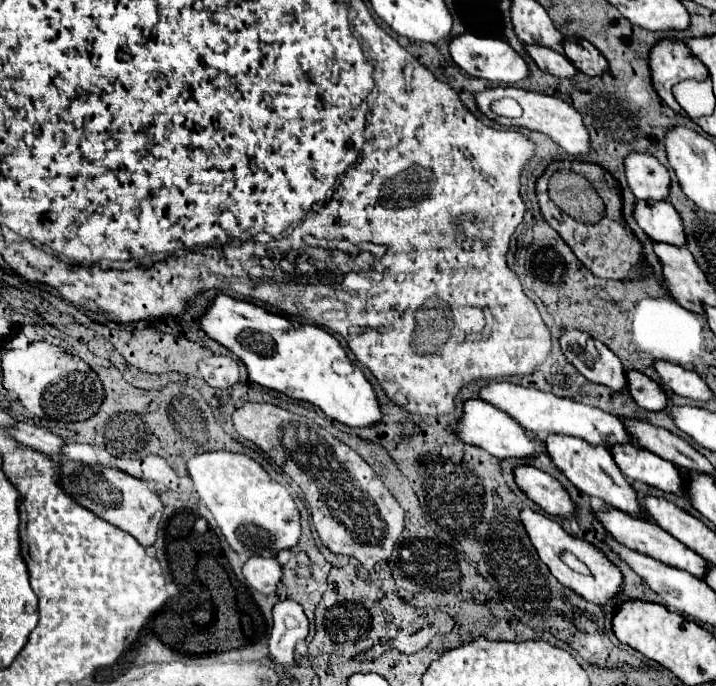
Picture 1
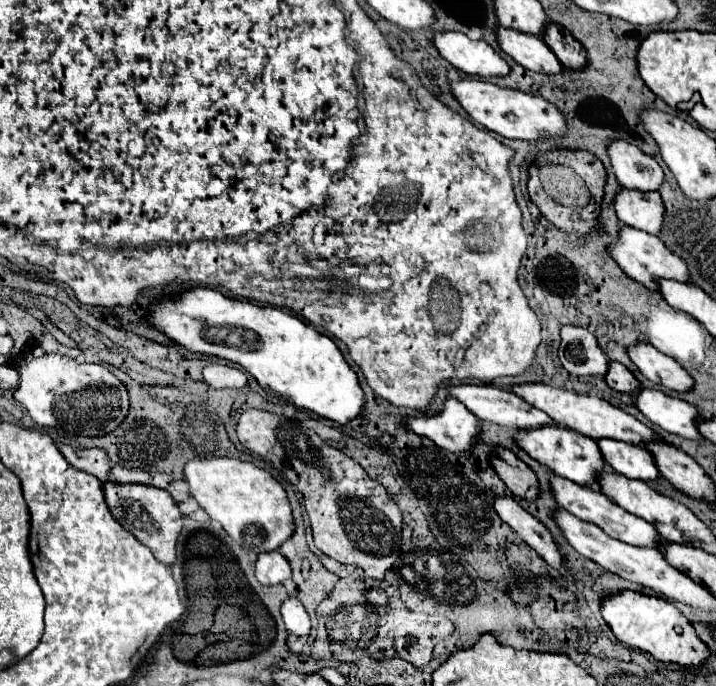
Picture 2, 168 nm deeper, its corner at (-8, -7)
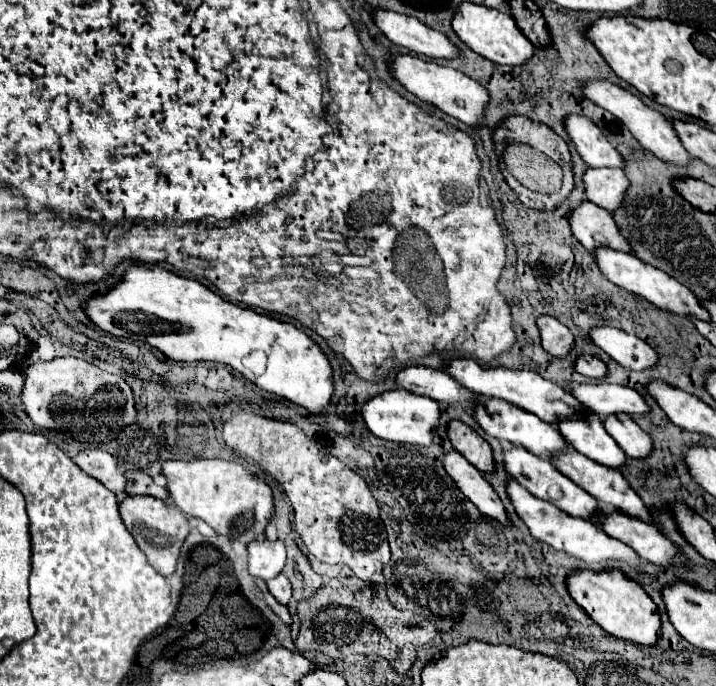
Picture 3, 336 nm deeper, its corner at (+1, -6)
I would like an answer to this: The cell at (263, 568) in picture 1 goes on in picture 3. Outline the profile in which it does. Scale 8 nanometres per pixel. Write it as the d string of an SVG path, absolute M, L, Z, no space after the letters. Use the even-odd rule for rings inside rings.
M265 538L249 544L249 574L261 580L271 580L281 574L285 566L285 546Z

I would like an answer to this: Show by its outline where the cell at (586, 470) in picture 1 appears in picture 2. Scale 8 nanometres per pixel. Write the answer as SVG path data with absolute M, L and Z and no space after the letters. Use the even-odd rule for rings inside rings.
M542 427L534 431L518 431L514 435L514 443L524 449L530 457L534 457L538 463L546 465L550 471L584 485L594 485L594 479L598 477L598 471L602 471L604 459L600 455L600 449L596 447L596 441L582 435L568 431L564 427Z

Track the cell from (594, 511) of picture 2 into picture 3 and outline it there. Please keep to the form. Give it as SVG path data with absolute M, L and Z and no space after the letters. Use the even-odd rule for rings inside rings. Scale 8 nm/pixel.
M513 446L509 452L503 452L505 454L505 468L507 472L523 486L527 488L533 496L541 498L541 500L547 500L555 506L559 506L561 510L565 510L567 514L571 516L579 516L579 518L587 518L589 522L593 522L595 526L603 526L603 520L605 520L605 512L603 508L599 506L599 502L595 502L595 498L591 494L587 494L585 490L581 490L573 480L569 480L565 474L561 474L553 462L547 458L539 458L531 452L527 452L525 448L521 446Z

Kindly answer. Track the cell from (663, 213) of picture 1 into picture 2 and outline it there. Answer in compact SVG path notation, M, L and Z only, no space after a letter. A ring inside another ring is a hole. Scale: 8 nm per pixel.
M622 187L614 197L614 209L622 223L658 235L664 205L656 191L634 191Z

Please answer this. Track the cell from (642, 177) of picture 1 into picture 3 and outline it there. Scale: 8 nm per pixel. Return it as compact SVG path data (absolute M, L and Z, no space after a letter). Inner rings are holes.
M569 116L565 120L565 128L575 142L581 158L589 164L589 168L619 168L625 170L627 160L619 154L619 150L607 140L607 136L585 116Z

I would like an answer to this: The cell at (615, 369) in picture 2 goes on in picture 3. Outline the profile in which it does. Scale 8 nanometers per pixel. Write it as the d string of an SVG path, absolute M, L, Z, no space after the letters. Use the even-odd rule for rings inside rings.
M581 356L577 358L575 362L575 370L583 376L589 376L589 378L605 378L607 376L607 364L595 356Z

